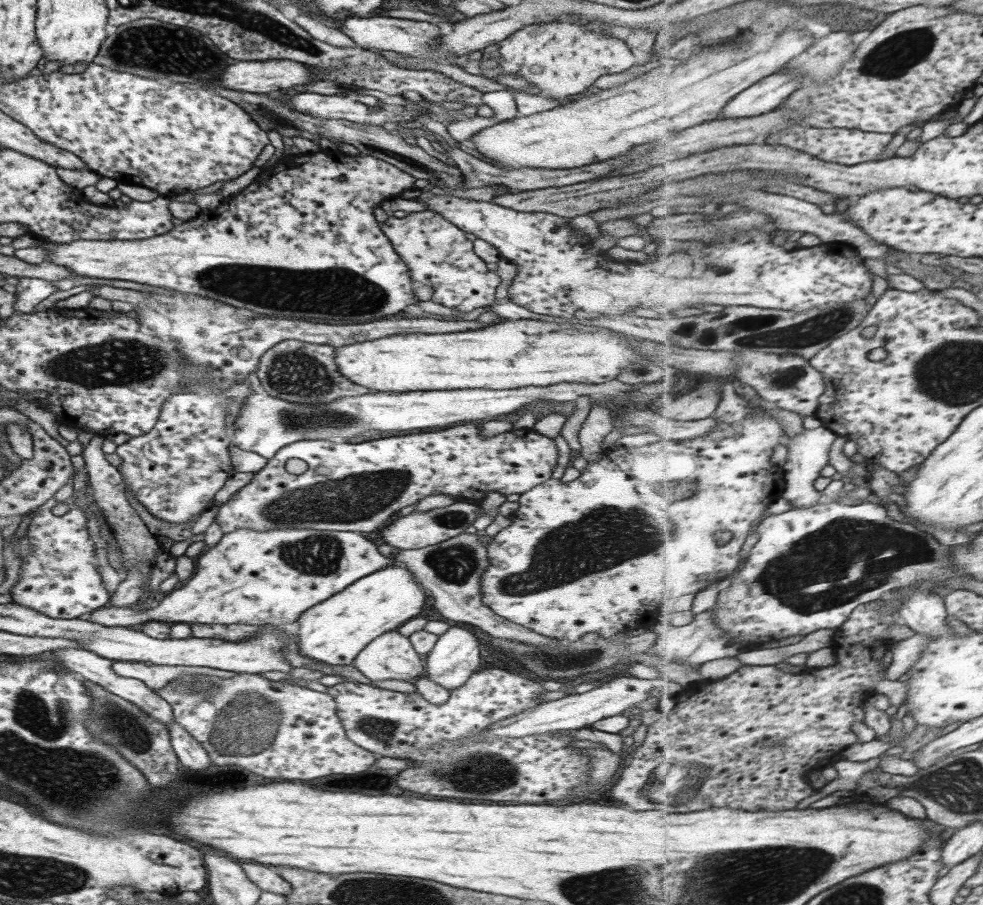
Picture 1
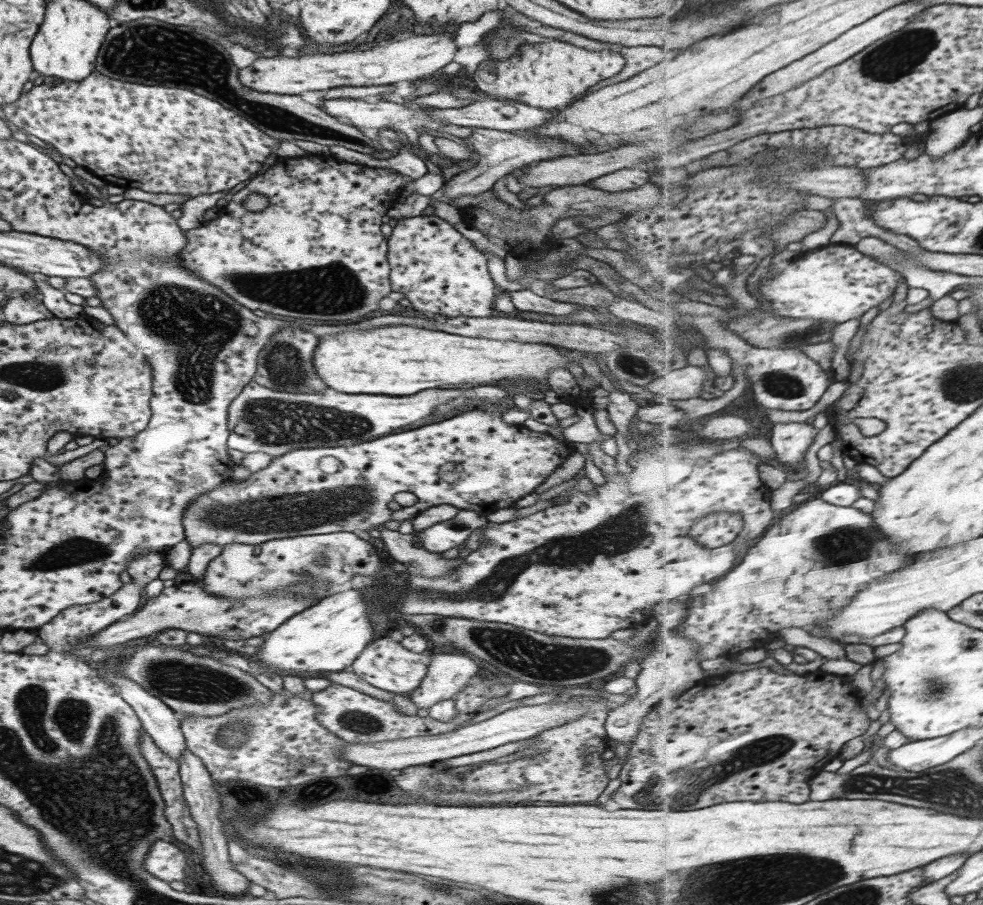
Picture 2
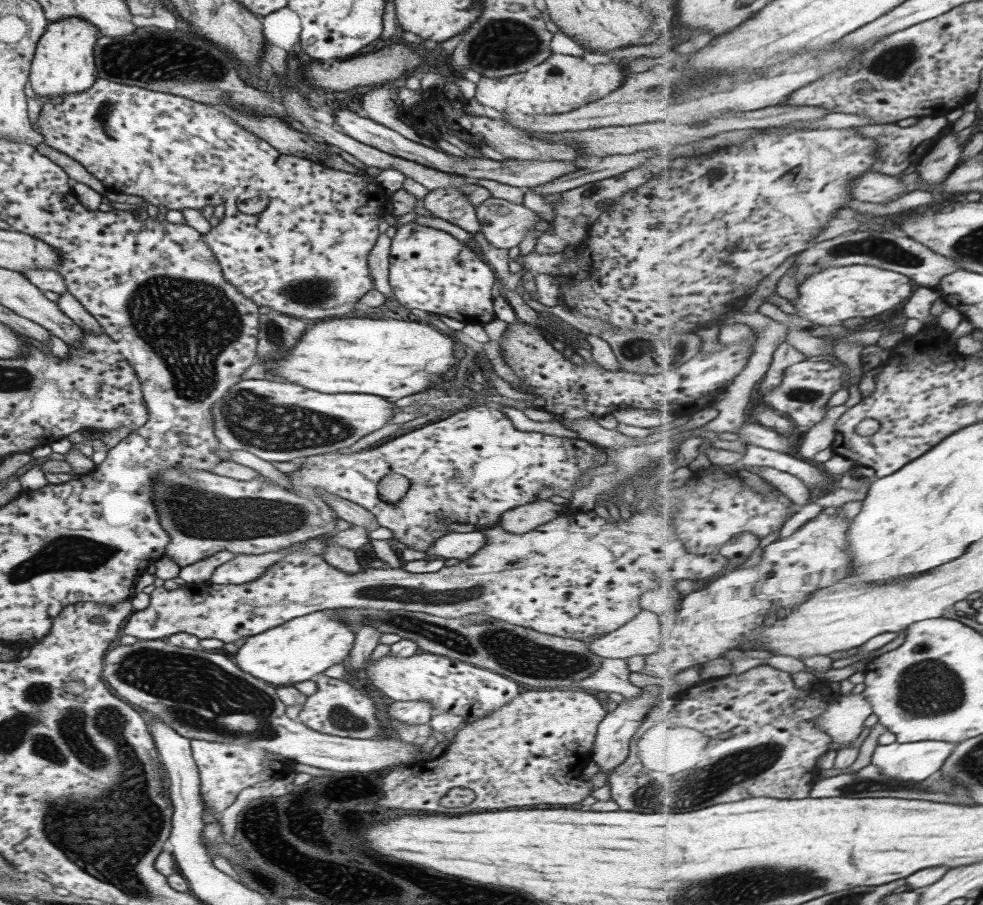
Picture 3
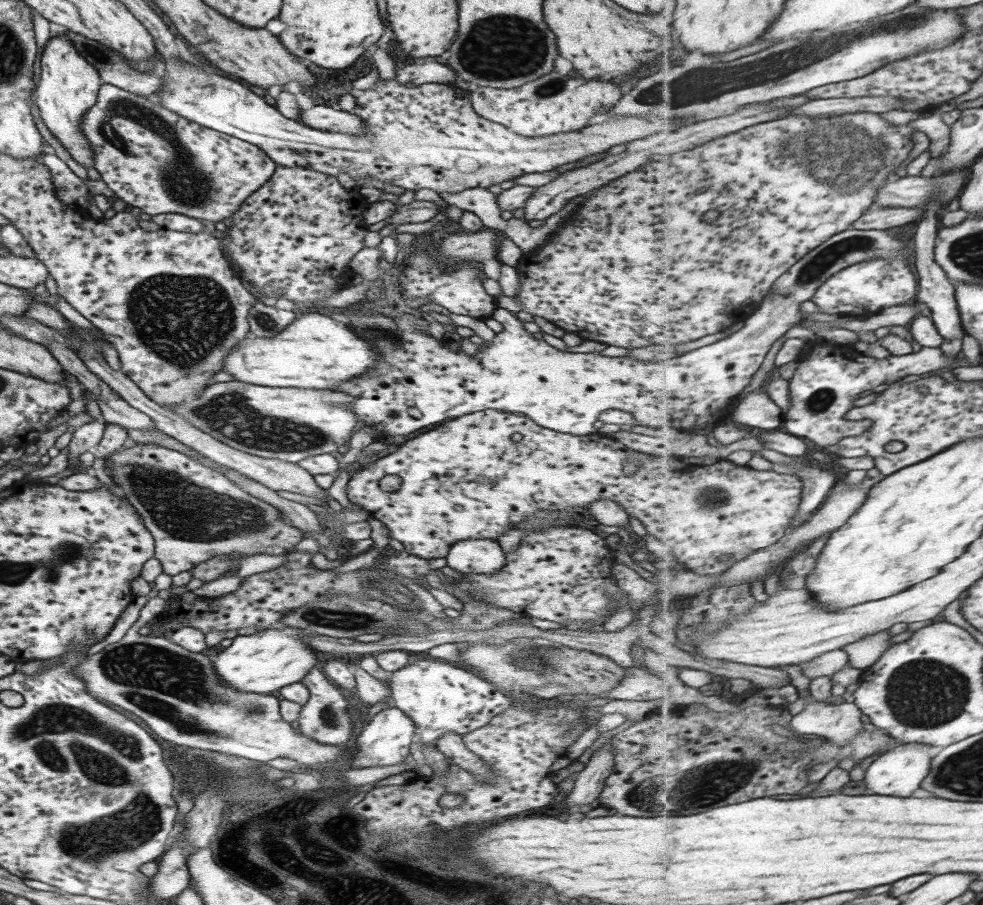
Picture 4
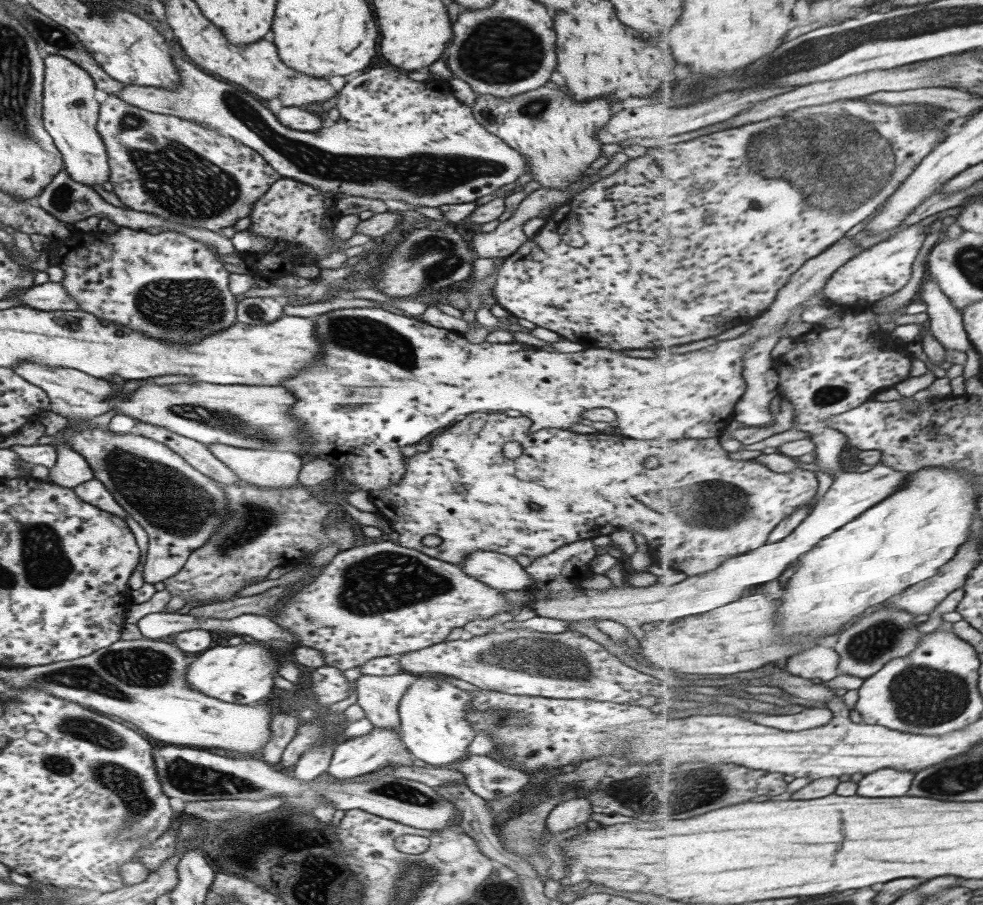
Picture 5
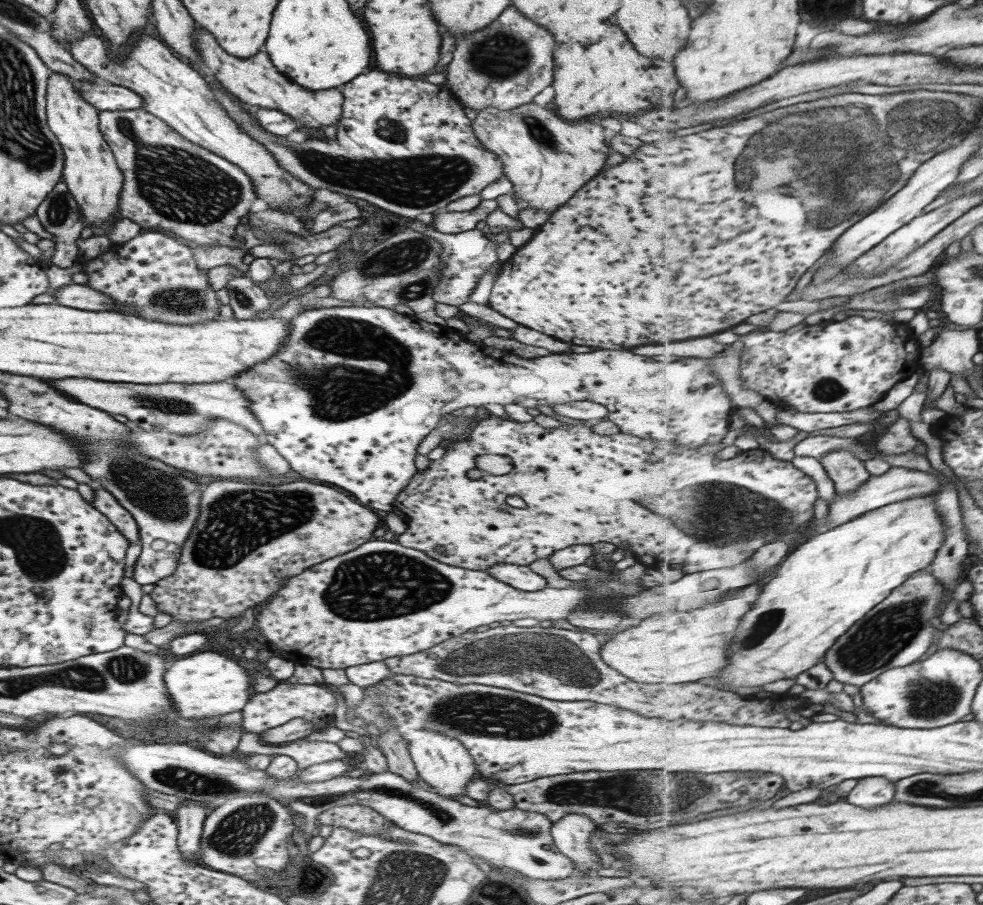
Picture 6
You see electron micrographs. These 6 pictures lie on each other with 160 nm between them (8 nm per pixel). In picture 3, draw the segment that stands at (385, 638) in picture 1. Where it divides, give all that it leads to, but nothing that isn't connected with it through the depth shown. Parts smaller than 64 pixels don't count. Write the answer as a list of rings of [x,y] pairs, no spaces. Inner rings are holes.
[[[417,652],[407,658],[387,653],[378,660],[369,660],[363,670],[371,686],[375,686],[386,701],[429,702],[433,713],[449,712],[461,716],[462,721],[468,717],[477,720],[487,716],[522,690],[514,680],[496,672],[431,653]]]

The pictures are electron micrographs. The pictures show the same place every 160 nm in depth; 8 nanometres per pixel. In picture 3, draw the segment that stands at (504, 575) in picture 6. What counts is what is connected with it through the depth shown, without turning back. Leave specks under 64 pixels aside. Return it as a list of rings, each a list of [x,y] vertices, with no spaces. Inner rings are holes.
[[[479,530],[467,533],[445,533],[435,539],[426,550],[427,556],[435,554],[441,559],[455,558],[458,561],[472,557],[484,545],[484,536]]]

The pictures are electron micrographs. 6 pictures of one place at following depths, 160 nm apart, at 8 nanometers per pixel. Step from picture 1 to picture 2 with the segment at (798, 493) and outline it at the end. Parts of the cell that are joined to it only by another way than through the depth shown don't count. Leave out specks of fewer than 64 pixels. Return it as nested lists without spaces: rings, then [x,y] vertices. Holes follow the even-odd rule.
[[[807,423],[773,424],[770,428],[769,440],[775,450],[776,462],[791,468],[803,464],[805,454],[809,452],[811,444],[819,430]]]

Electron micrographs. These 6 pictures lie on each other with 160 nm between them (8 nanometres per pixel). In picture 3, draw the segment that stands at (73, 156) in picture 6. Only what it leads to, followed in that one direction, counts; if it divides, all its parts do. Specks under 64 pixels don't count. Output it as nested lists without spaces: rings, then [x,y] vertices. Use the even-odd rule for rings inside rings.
[[[57,19],[48,23],[44,33],[37,39],[28,70],[29,86],[37,97],[58,101],[59,98],[64,98],[69,93],[78,93],[89,88],[96,79],[93,47],[96,40],[101,36],[102,34],[98,31],[98,28],[91,23],[87,23],[85,19]]]

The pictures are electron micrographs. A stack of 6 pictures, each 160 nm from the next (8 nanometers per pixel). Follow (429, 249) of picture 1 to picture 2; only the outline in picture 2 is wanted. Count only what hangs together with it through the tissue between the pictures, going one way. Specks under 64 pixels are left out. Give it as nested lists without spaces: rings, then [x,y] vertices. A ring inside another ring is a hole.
[[[435,215],[401,218],[393,226],[386,240],[386,258],[390,268],[389,290],[401,293],[411,303],[410,312],[415,314],[442,314],[455,317],[491,317],[495,316],[494,299],[498,293],[487,271],[484,254],[476,250],[474,245],[463,238],[451,224]]]

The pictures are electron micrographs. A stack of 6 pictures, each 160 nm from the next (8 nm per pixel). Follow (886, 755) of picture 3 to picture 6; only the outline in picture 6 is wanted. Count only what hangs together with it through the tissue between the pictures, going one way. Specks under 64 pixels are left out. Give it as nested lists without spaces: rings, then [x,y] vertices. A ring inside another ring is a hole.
[[[867,777],[858,780],[856,786],[849,794],[849,802],[863,806],[863,808],[875,808],[881,804],[893,802],[897,792],[897,783],[885,777]]]

